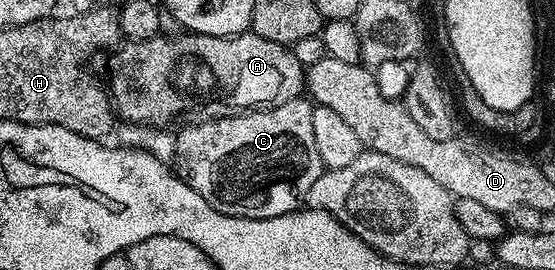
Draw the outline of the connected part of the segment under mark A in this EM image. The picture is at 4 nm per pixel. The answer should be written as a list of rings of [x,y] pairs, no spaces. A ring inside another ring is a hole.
[[[252,30],[238,36],[181,35],[159,34],[147,40],[126,42],[113,53],[114,69],[110,72],[108,91],[113,107],[123,121],[139,126],[155,124],[152,125],[155,129],[162,130],[170,126],[166,124],[197,117],[197,112],[208,107],[210,100],[214,104],[223,104],[226,110],[261,110],[297,100],[303,95],[306,72],[285,44],[268,42],[268,38],[260,38]]]

